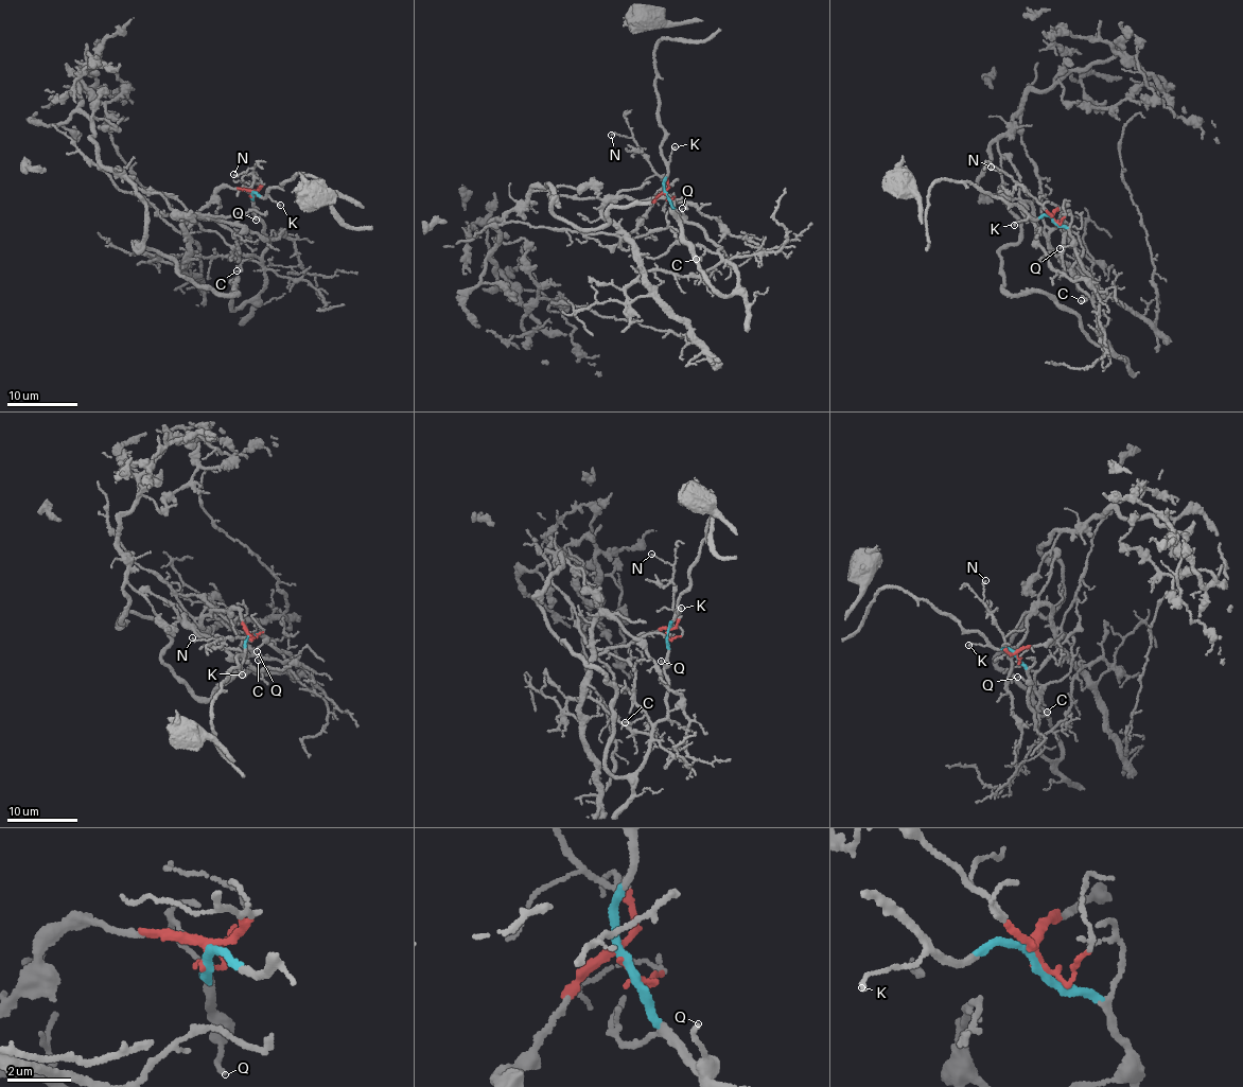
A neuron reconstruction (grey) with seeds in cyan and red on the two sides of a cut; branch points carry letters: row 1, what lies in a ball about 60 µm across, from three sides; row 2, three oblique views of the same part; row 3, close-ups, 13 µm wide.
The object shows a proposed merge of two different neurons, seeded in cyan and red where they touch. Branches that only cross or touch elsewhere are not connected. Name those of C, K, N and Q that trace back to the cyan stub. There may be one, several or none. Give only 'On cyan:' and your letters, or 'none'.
On cyan: C, K, Q

